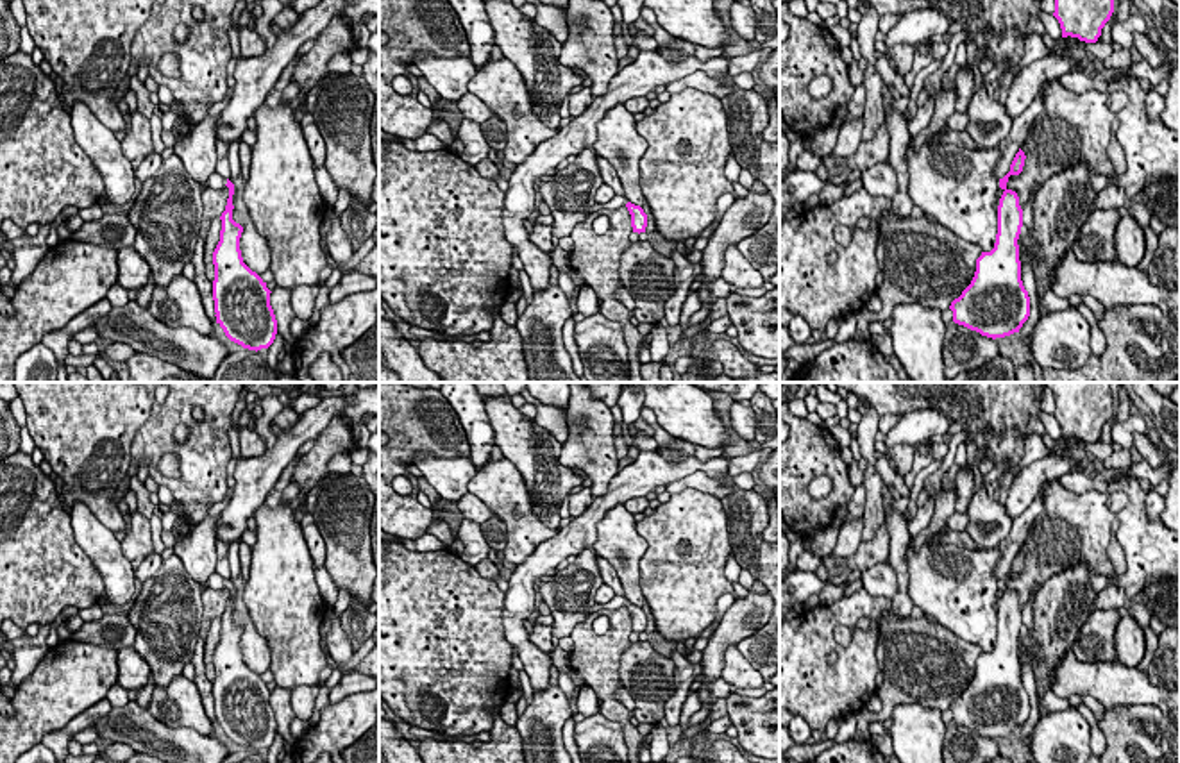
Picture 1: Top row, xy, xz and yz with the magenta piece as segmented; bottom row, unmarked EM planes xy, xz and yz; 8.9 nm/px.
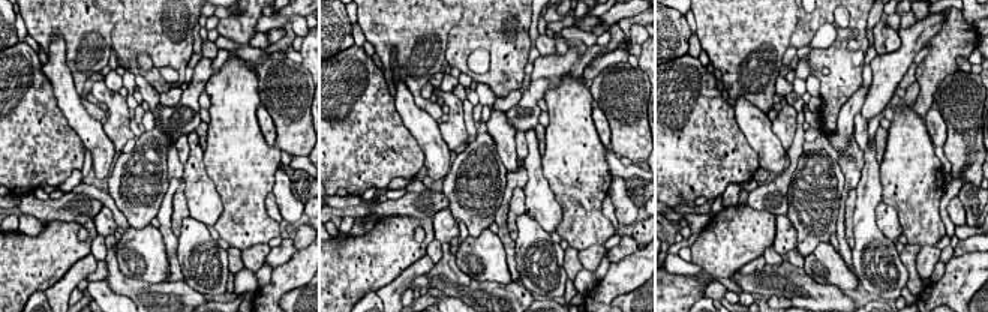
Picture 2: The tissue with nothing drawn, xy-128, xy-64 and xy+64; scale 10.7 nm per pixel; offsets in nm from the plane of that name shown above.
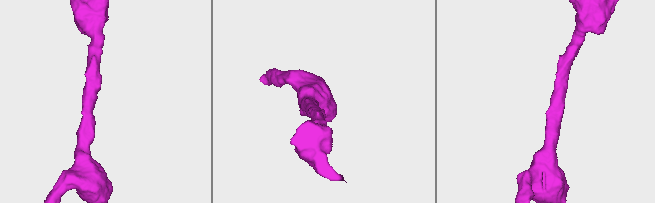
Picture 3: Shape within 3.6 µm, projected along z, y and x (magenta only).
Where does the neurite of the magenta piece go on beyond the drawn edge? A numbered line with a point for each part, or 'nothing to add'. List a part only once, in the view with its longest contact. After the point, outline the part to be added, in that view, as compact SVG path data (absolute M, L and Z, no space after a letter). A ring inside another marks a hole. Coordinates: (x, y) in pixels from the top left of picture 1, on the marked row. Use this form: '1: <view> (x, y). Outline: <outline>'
1: xy (215, 181). Outline: M213 172L207 177L207 186L213 188L213 189L227 188L225 184L227 184L227 179L223 179L222 175L218 175L216 172Z

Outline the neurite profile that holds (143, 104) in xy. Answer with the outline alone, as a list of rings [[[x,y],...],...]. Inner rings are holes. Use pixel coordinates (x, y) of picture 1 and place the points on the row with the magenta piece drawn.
[[[131,75],[131,86],[129,86],[136,96],[138,96],[138,102],[136,102],[136,109],[147,116],[148,120],[152,118],[154,114],[154,104],[150,102],[150,91],[145,88],[145,82],[141,82],[136,75]]]

